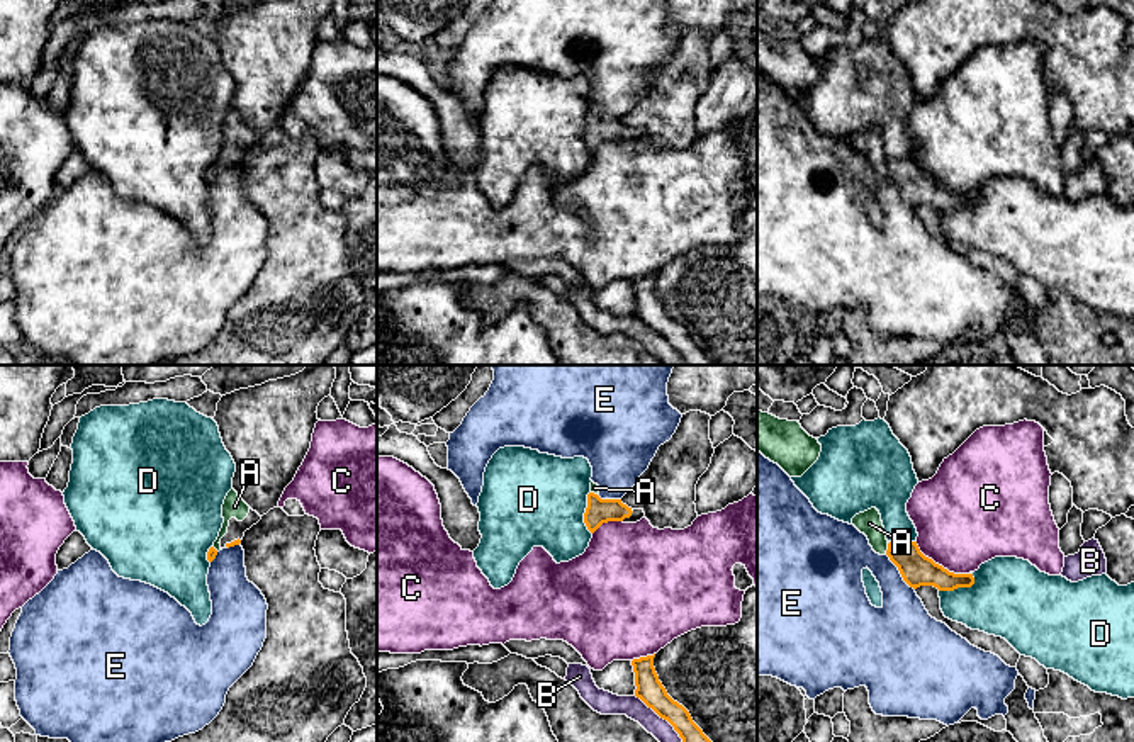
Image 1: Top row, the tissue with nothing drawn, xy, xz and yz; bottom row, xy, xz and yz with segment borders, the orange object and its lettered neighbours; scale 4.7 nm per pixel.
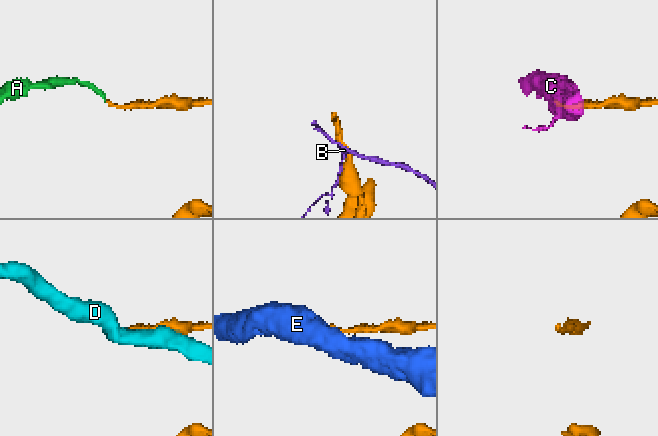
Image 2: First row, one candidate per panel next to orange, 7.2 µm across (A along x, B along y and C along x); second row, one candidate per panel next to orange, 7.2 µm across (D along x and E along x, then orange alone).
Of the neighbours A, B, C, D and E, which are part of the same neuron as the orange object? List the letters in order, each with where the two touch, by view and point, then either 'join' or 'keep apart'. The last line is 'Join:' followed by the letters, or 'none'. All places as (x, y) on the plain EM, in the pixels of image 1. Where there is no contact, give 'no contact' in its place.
A: yz (888, 168) | join
B: xz (662, 337) | keep apart
C: yz (941, 185) | keep apart
D: yz (958, 206) | keep apart
E: yz (900, 192) | keep apart
Join: A

